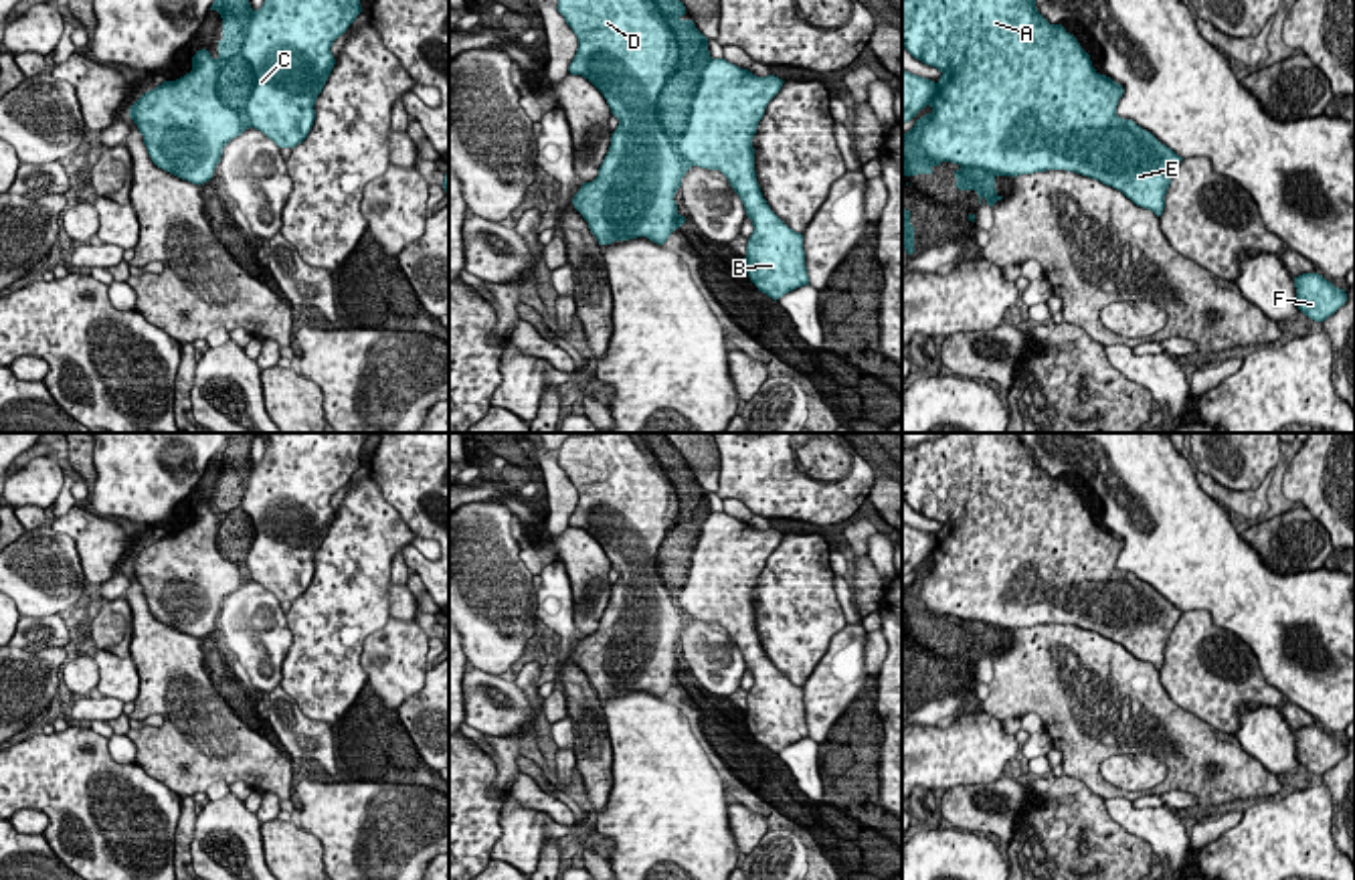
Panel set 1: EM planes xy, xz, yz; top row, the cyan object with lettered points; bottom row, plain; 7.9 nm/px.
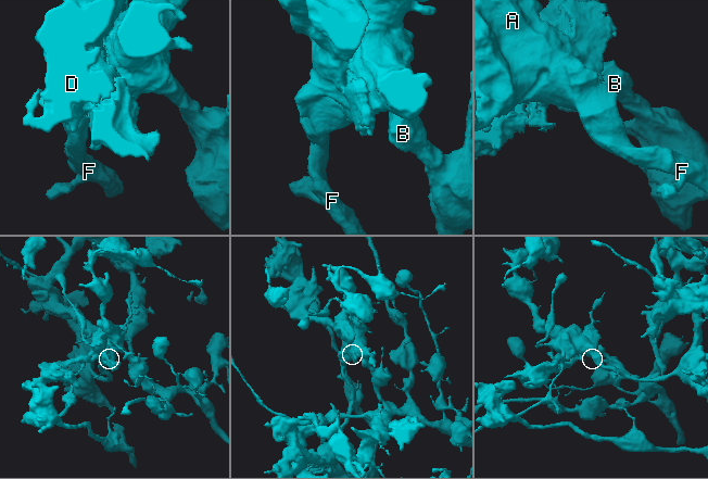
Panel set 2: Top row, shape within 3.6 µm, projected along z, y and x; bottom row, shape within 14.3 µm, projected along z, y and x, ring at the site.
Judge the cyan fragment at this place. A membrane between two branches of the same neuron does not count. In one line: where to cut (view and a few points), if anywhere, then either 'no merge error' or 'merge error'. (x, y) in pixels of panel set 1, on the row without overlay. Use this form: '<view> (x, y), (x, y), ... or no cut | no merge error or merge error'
xz (710, 510), (662, 573), (672, 601), (652, 607), (646, 650) | merge error

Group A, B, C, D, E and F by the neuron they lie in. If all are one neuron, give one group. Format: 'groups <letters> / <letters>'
groups A D E F / B C

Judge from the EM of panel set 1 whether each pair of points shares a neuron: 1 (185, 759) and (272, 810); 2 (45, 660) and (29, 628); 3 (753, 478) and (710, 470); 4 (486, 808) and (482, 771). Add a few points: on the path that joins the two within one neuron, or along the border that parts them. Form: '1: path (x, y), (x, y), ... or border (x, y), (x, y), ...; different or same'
1: border (263, 792), (272, 792), (280, 800); different
2: border (63, 646), (21, 650); different
3: border (720, 454), (720, 480), (714, 492); different
4: path (482, 800), (482, 779); same

